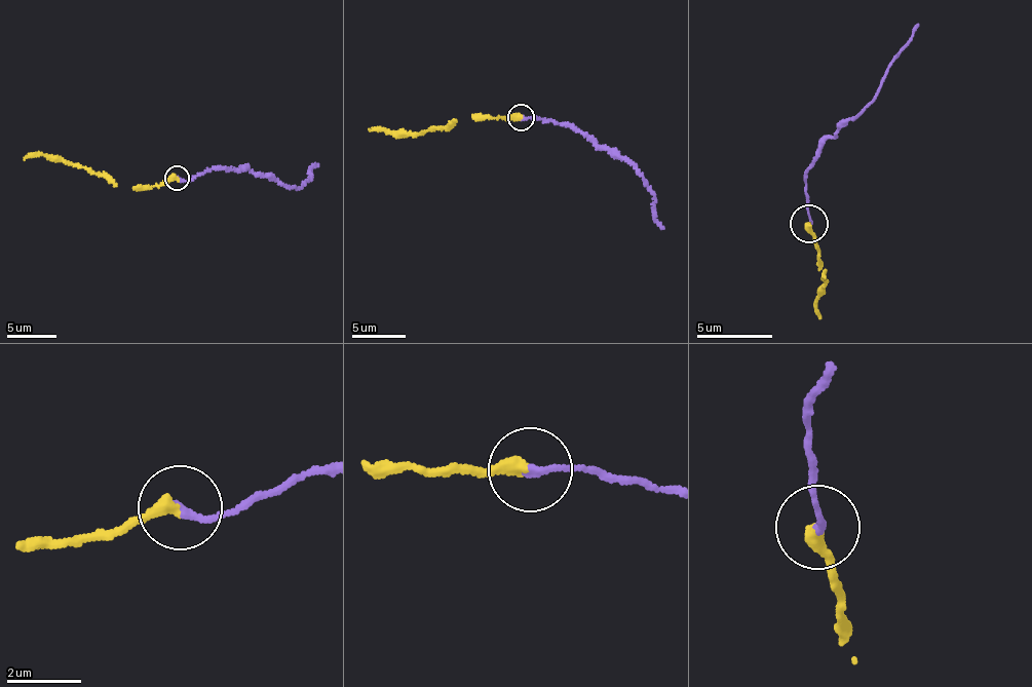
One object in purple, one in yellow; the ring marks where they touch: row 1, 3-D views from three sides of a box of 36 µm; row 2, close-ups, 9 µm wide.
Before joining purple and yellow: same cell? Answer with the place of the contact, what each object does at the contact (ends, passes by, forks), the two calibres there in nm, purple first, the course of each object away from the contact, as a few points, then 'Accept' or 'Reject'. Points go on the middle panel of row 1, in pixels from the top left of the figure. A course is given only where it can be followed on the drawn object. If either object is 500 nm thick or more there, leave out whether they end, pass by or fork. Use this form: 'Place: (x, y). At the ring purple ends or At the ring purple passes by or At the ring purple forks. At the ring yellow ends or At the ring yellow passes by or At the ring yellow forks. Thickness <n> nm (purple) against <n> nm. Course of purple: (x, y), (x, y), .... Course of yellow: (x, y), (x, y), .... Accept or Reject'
Place: (521, 117). At the ring purple ends. At the ring yellow ends. Thickness 220 nm (purple) against 360 nm. Course of purple: (521, 117), (536, 116), (573, 124), (596, 145), (631, 164), (655, 194), (657, 221), (663, 228). Course of yellow: (521, 117), (455, 120), (446, 126), (415, 132), (369, 128). Reject

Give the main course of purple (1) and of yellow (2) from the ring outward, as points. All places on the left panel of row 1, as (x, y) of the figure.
1: (178, 179), (193, 181), (213, 168), (250, 168), (290, 188), (302, 186), (311, 177), (312, 166), (318, 164)
2: (178, 179), (158, 185), (116, 186), (104, 176), (41, 155), (24, 159)

